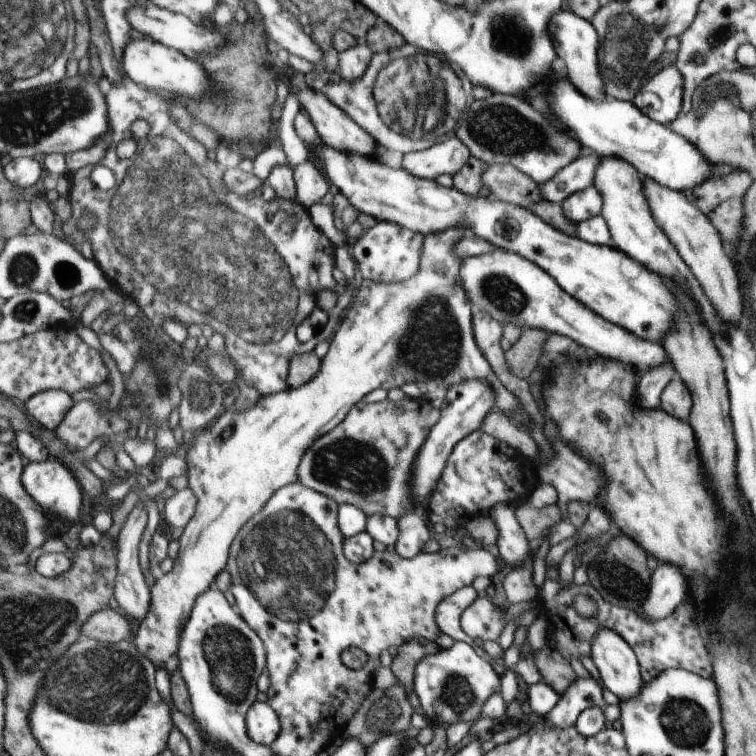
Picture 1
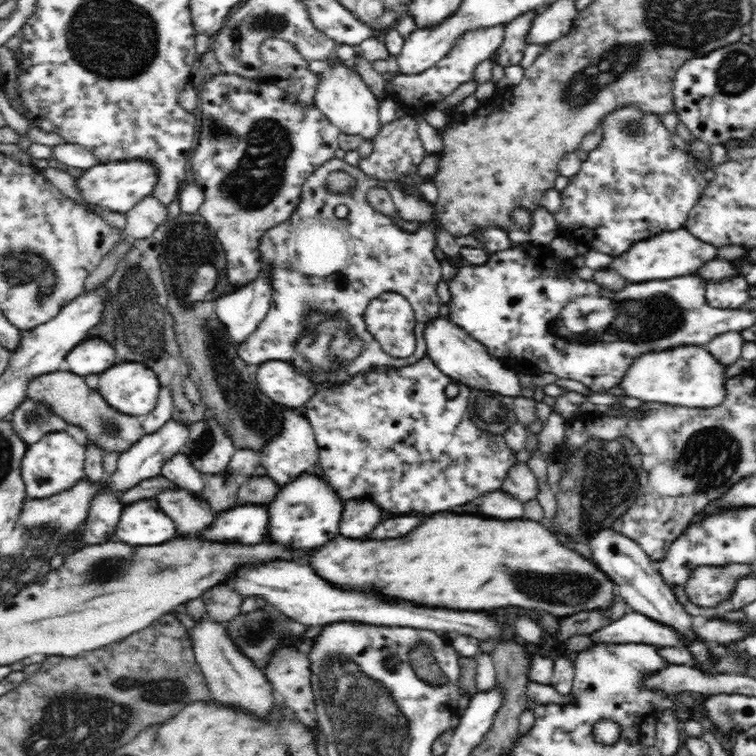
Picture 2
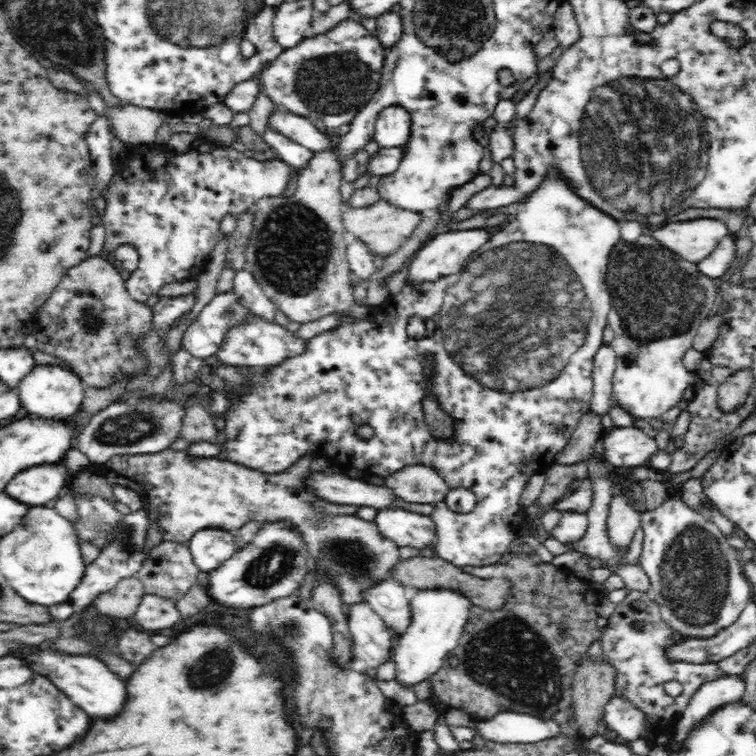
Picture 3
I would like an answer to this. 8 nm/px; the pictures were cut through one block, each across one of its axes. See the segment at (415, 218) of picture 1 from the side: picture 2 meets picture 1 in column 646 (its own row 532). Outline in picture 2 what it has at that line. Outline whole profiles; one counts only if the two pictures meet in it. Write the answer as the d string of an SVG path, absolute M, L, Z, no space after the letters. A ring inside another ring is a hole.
M314 472L301 474L297 479L281 487L278 496L268 504L270 522L268 524L266 540L286 544L294 550L306 550L306 548L318 548L324 542L336 538L340 534L340 518L342 518L342 506L345 500L338 500L338 493L334 487L324 481L323 477Z

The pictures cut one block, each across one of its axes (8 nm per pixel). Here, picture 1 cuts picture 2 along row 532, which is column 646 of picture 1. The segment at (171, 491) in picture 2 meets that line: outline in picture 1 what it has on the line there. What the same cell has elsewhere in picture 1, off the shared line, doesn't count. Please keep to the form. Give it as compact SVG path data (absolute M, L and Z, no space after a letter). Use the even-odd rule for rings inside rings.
M653 178L642 179L642 190L649 202L650 212L657 224L665 232L674 247L677 248L681 258L686 258L690 262L690 270L693 271L694 277L702 284L706 290L710 304L716 306L718 318L726 324L740 324L742 320L742 296L740 296L740 284L736 278L733 259L730 258L729 252L726 251L725 243L722 242L722 236L717 227L710 222L710 218L694 206L692 202L682 191L671 190L656 182Z

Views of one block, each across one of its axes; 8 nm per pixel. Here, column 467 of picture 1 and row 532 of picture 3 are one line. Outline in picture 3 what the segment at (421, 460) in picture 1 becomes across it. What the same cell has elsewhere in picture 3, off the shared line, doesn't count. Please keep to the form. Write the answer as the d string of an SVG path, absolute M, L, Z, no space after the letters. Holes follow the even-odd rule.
M394 508L378 511L376 521L378 531L400 547L410 547L422 551L428 546L436 547L437 533L431 516Z

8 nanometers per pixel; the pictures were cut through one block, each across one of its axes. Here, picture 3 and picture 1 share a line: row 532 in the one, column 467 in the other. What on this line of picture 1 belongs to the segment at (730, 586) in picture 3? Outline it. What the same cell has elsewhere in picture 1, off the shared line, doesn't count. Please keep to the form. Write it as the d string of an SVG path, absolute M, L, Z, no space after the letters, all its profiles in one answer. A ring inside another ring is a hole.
M455 641L452 648L442 649L438 654L430 654L418 661L413 677L413 690L420 699L419 711L426 719L433 721L437 726L448 724L453 727L458 722L475 723L479 720L488 698L500 692L501 677L488 660L484 660L476 654L476 650L470 646L470 643Z

